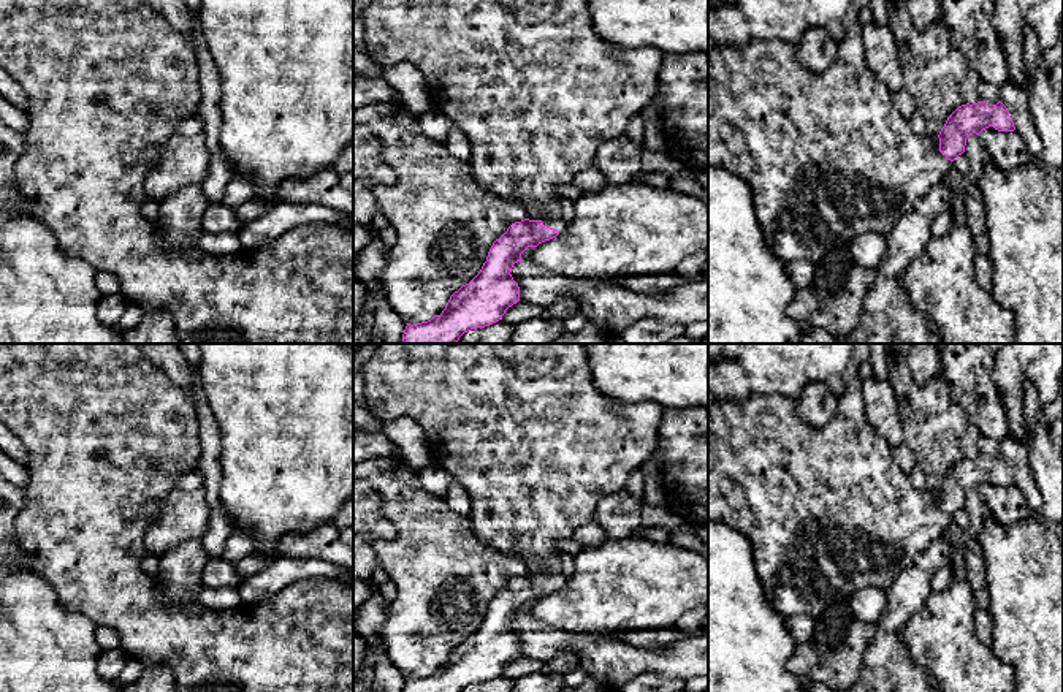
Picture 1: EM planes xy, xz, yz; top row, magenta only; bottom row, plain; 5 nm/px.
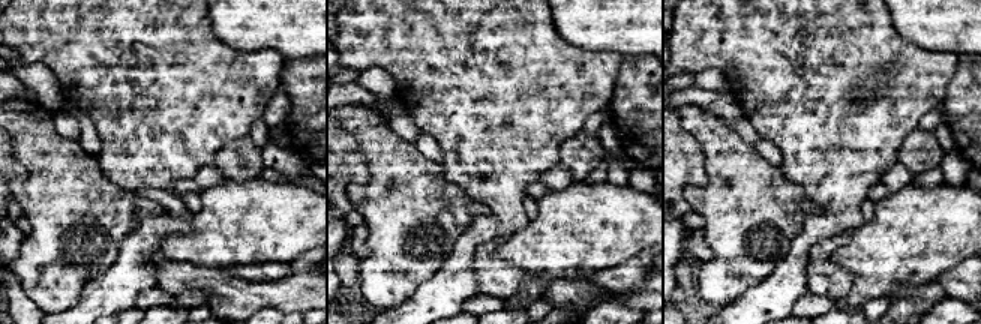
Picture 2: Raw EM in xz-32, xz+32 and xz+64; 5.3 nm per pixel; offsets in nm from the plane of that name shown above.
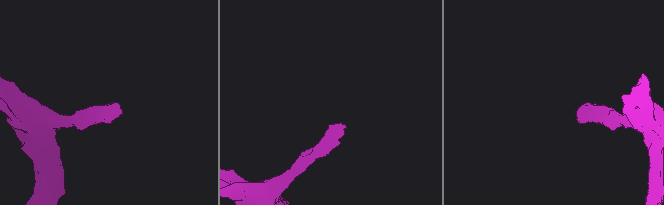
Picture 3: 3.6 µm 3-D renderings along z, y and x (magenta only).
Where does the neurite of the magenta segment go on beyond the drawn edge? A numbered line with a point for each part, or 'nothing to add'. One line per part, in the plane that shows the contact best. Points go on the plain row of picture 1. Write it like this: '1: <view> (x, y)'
1: xz (523, 429)

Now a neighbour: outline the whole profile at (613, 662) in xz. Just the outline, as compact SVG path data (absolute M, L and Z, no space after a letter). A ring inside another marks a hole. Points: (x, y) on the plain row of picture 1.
M528 602L510 627L523 657L547 663L561 652L572 652L580 659L588 678L616 689L643 671L681 679L708 676L707 633L692 632L665 649L648 651L613 638L553 629L531 616L534 605L535 602Z

